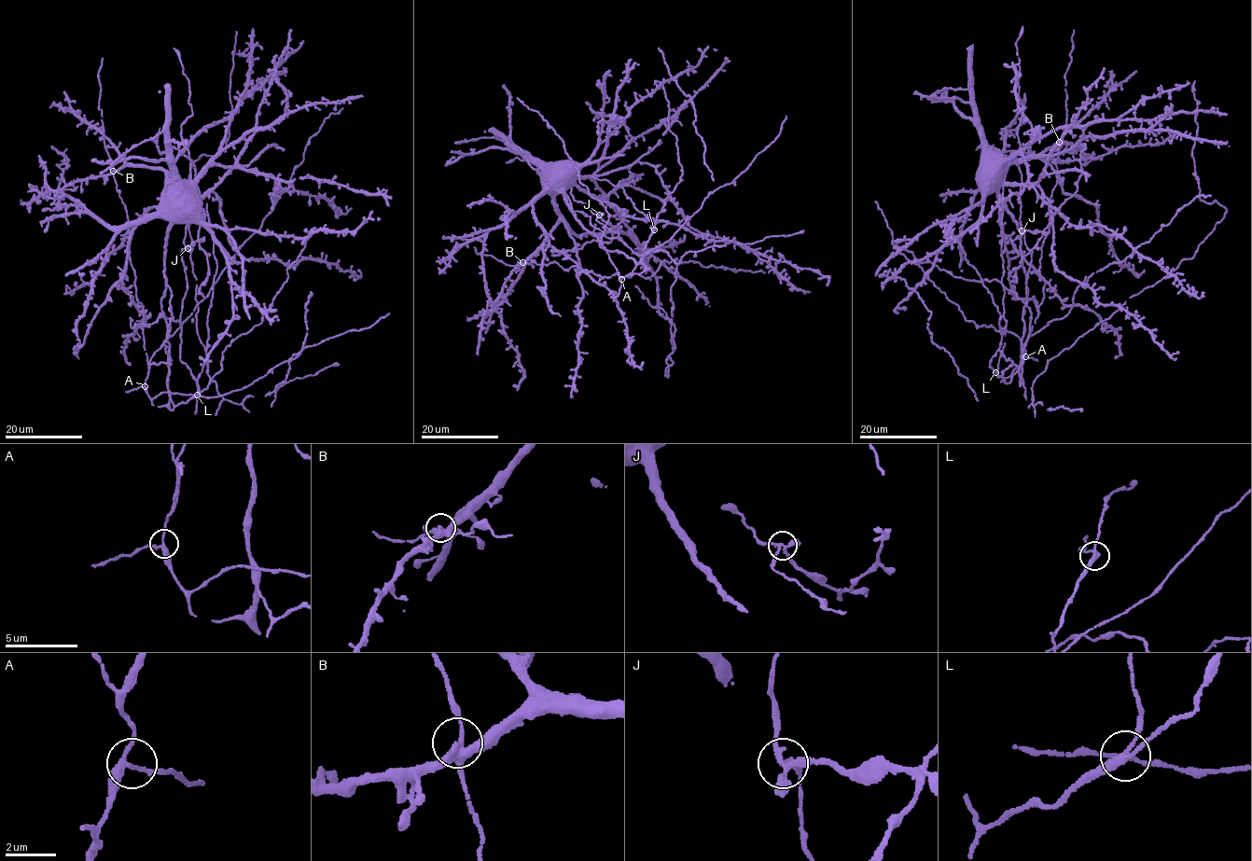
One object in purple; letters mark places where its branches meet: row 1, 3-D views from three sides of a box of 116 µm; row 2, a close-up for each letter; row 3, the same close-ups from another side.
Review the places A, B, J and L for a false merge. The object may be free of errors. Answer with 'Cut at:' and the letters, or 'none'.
Cut at: J

